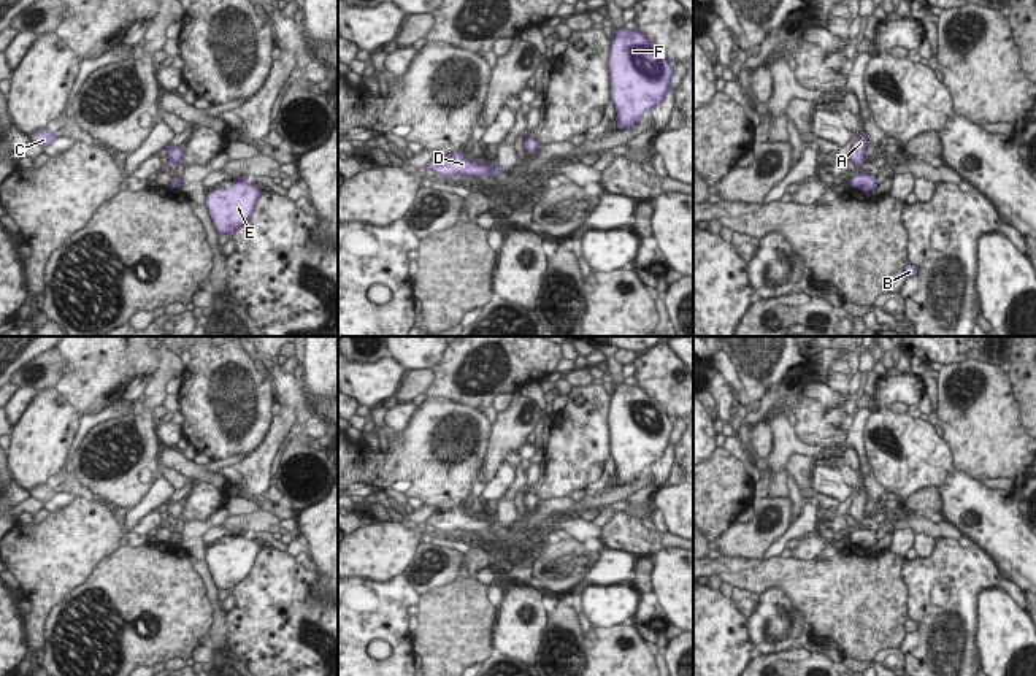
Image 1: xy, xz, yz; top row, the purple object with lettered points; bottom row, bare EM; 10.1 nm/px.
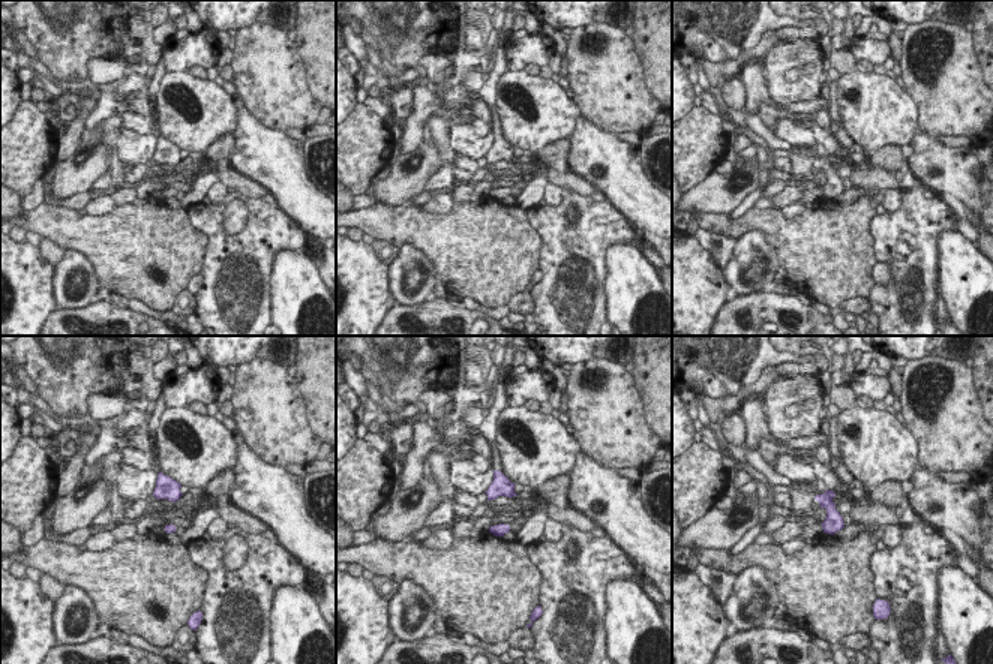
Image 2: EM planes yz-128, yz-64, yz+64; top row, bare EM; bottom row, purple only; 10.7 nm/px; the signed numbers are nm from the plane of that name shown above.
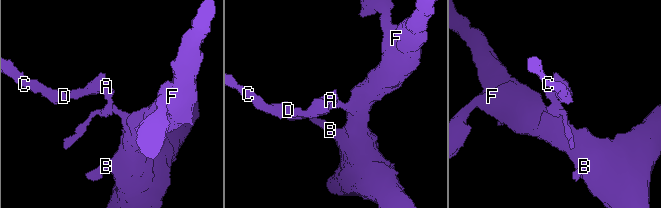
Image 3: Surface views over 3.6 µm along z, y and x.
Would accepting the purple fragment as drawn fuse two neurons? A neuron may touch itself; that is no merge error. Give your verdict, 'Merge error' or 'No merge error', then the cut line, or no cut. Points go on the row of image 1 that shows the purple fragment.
No merge error. No split.

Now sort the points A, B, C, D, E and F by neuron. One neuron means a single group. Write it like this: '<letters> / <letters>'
A B C D E F

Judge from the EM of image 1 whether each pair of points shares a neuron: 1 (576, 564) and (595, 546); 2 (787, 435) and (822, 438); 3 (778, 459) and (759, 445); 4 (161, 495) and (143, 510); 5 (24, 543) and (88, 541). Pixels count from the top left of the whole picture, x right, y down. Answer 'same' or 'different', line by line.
1: different
2: different
3: different
4: same
5: same

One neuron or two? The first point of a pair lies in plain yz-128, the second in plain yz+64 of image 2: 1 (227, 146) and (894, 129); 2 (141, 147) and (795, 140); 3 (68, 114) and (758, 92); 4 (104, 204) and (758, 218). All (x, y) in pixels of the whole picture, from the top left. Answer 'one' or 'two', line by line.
1: two
2: one
3: two
4: two

